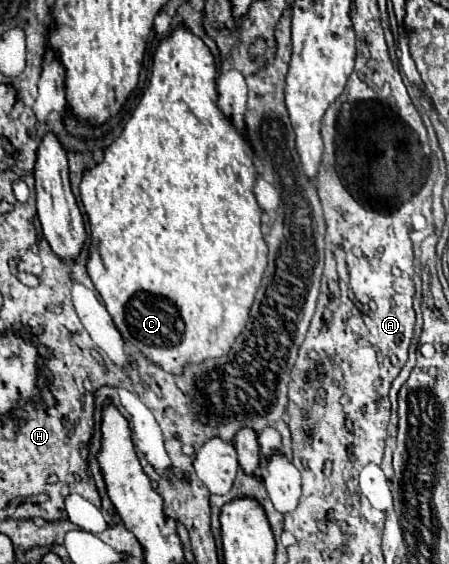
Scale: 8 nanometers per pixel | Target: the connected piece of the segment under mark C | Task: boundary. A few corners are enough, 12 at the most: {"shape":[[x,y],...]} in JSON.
{"shape":[[176,28],[84,172],[88,274],[170,374],[230,352],[268,248]]}

